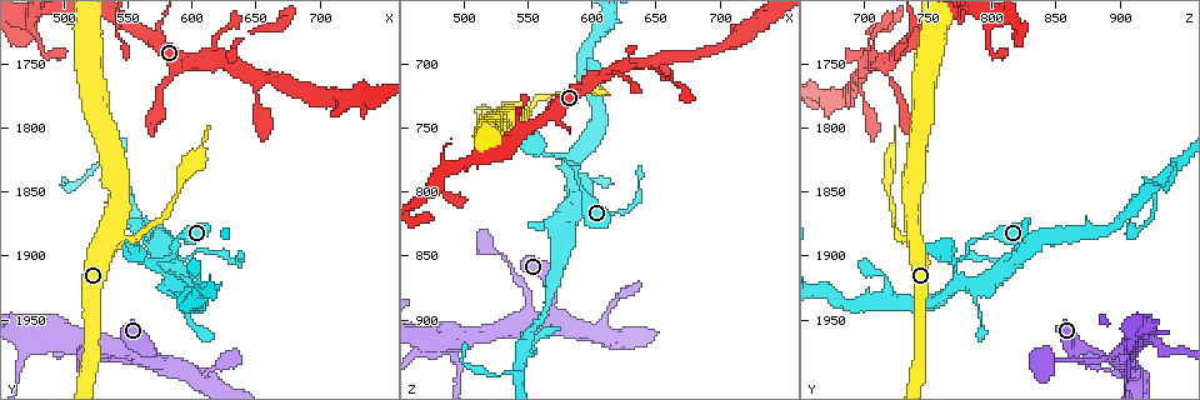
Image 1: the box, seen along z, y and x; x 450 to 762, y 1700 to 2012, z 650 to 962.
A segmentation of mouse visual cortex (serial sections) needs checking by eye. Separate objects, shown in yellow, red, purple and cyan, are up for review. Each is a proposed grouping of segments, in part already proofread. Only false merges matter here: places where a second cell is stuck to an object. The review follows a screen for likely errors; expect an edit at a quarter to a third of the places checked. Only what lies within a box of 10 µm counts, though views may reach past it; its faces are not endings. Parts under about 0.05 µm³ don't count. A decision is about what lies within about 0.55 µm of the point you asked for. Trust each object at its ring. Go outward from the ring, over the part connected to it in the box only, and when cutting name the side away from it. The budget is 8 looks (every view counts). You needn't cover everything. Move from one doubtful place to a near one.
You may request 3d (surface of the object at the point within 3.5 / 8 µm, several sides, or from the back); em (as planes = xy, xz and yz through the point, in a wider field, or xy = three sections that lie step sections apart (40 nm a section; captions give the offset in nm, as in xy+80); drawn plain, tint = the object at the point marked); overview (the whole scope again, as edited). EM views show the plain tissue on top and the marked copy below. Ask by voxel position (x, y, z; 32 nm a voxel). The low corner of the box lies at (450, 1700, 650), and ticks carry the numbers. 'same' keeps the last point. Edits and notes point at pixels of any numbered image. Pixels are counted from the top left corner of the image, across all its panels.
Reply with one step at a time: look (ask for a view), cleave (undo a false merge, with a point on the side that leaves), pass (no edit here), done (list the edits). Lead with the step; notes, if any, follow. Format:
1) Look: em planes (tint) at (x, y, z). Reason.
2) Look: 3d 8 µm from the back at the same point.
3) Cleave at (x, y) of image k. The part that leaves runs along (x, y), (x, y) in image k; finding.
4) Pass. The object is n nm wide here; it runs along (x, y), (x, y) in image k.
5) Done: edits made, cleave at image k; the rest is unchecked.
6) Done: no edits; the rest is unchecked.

Look: 3d 3.5 µm from the back at (538, 1878, 738). Branch point.

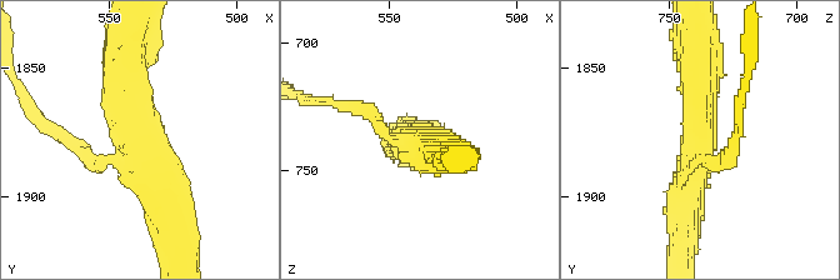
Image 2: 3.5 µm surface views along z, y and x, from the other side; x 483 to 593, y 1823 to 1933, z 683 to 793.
Cleave at (365, 106) of image 2. The part that leaves runs along (394, 140), (359, 108), (313, 101) in image 2; a second cell is stuck on.

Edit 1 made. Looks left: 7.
Look: overview. See it whole again.

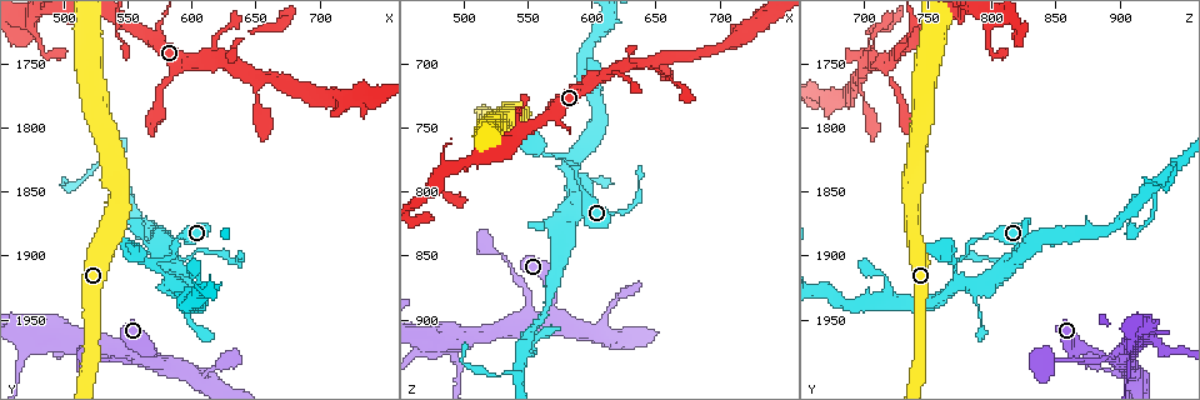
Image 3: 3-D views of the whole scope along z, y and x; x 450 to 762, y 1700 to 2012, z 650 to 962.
Look: 3d 8 µm at (494, 1966, 914). Looks like a crossing.

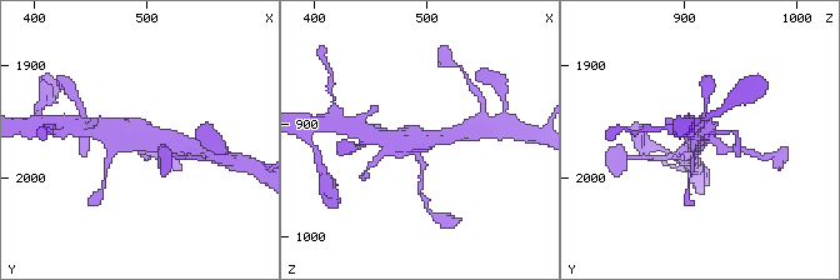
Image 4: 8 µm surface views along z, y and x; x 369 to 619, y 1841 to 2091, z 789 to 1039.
Look: 3d 3.5 µm at the same point. Zoom in.

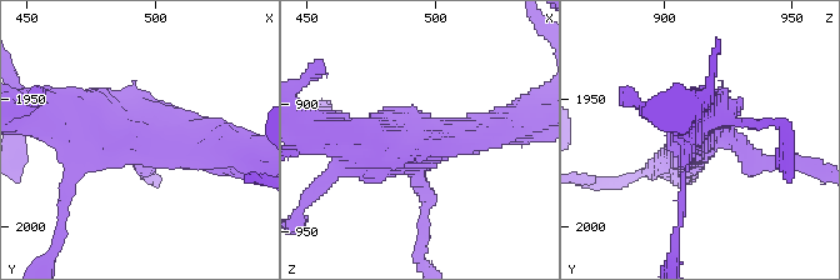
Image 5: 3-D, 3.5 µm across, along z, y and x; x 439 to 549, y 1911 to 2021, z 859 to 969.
Look: em xy step 2 (tint) at (493, 1966, 914). Shape alone is not enough.

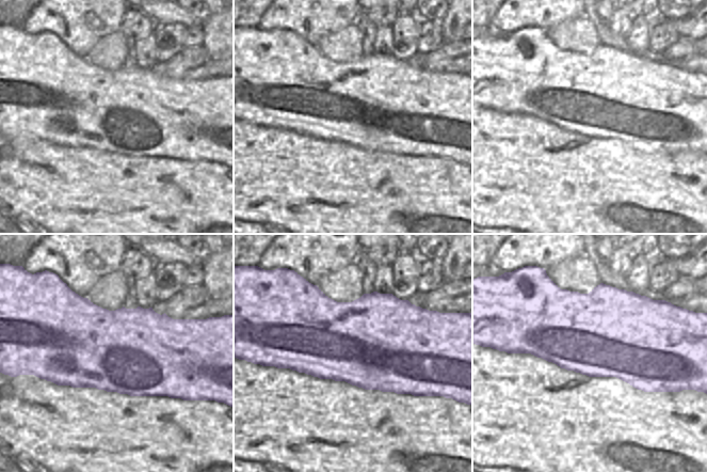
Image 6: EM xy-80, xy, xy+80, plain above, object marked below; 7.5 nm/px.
Pass. It runs along (216, 151), (118, 136), (60, 109) in image 5; one cell here.

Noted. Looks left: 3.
Look: 3d 3.5 µm from the back at (620, 1990, 886). Narrows sharply.

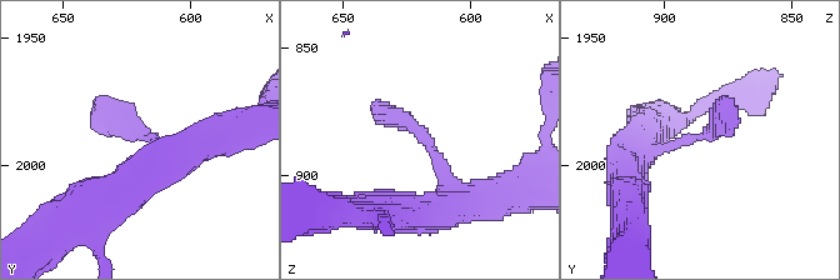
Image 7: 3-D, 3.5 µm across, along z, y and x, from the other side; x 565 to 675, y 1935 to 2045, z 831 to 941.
Look: em xy step 3 (tint) at (618, 1989, 884).

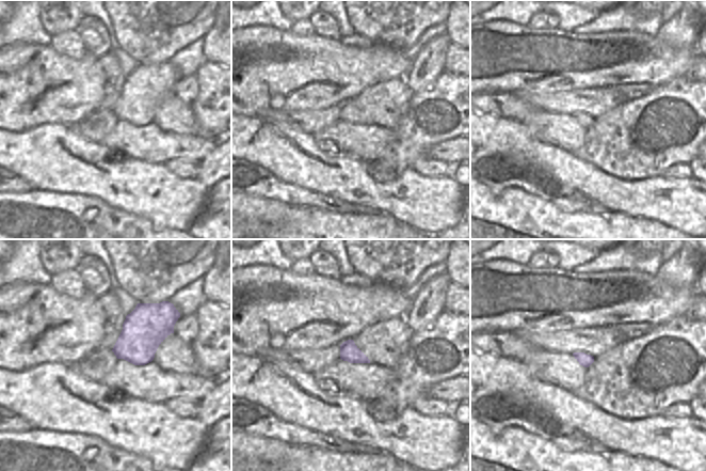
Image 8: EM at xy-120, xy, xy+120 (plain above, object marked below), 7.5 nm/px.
Pass. It runs along (465, 199), (423, 133), (376, 106) in image 7; all the same cell.

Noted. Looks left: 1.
Done: edits made, cleave at image 2; the rest is unchecked.

